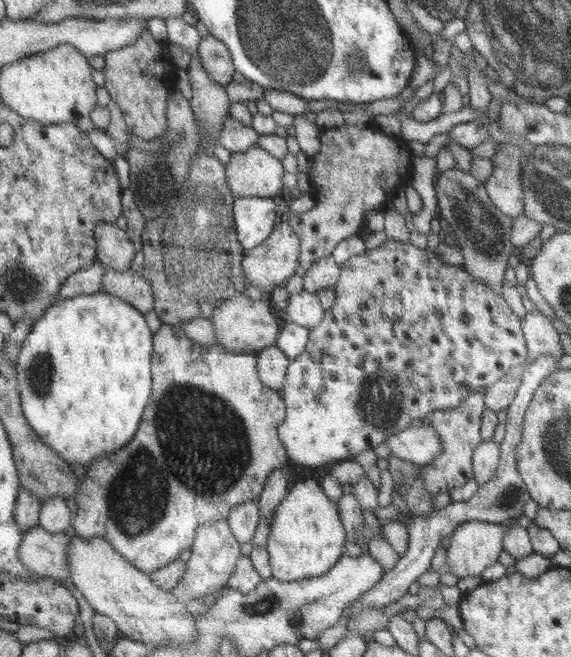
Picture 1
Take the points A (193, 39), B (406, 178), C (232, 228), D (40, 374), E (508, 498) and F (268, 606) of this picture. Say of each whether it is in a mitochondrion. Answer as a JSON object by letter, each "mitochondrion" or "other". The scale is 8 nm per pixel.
{"A":"other","B":"other","C":"other","D":"mitochondrion","E":"mitochondrion","F":"mitochondrion"}

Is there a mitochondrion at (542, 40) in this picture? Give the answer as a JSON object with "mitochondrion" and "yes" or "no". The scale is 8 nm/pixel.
{"mitochondrion":"yes"}

